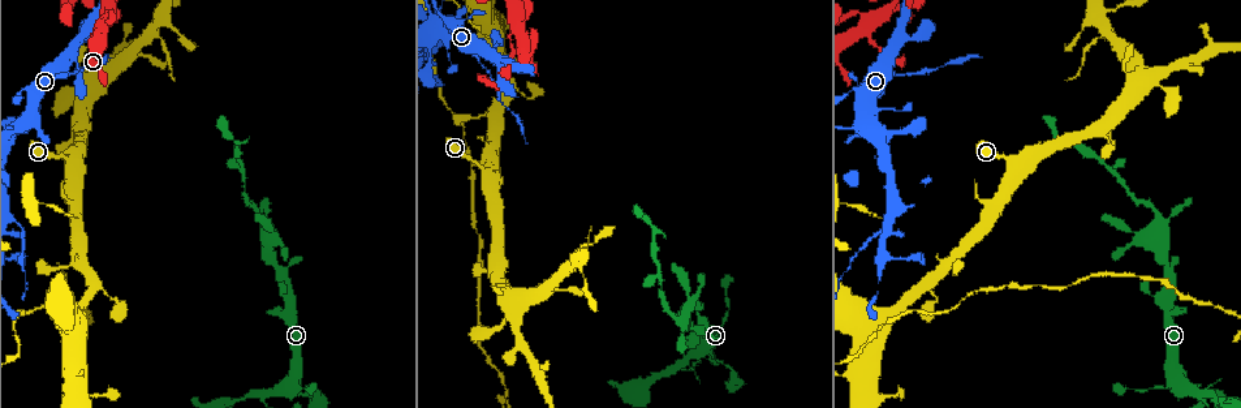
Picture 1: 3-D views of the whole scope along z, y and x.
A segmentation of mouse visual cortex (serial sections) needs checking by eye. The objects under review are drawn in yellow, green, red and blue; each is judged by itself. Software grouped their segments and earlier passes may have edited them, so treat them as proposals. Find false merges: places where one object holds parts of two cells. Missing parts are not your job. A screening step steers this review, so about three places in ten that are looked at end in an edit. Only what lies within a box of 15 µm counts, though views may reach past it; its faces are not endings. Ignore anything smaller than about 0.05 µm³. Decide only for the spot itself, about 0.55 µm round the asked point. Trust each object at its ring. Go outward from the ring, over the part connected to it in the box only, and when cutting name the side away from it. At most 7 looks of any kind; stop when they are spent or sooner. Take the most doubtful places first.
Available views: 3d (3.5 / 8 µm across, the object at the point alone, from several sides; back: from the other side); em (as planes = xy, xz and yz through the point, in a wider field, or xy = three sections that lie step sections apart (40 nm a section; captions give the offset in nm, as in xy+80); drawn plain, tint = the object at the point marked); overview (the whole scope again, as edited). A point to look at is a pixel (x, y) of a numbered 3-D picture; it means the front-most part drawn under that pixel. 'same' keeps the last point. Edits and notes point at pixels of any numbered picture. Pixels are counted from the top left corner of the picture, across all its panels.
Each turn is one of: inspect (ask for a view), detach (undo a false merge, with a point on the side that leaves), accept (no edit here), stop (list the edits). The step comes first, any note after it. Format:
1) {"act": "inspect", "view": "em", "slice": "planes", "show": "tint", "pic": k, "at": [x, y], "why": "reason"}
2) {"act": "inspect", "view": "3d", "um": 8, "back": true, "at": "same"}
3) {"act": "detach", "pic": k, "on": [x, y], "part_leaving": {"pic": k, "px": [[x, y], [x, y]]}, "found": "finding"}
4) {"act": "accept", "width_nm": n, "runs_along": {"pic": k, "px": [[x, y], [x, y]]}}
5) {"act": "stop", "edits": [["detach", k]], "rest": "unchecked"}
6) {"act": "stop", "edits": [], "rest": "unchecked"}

{"act": "inspect", "view": "3d", "um": 8, "pic": 1, "at": [888, 223], "why": "small branch off a trunk"}

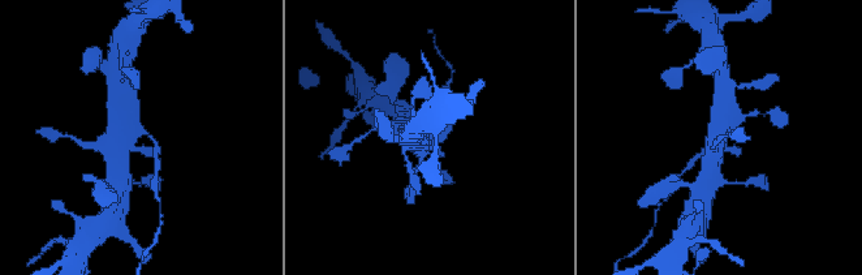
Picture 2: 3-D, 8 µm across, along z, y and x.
{"act": "inspect", "view": "em", "slice": "xy", "step": 3, "show": "tint", "pic": 2, "at": [439, 139]}

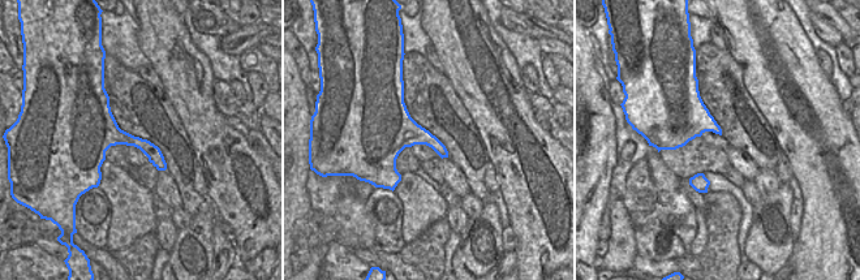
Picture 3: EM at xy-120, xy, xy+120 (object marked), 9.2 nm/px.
{"act": "detach", "pic": 2, "on": [692, 162], "found": "two cells meet here"}

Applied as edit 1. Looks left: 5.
{"act": "inspect", "view": "overview", "why": "see it whole again"}

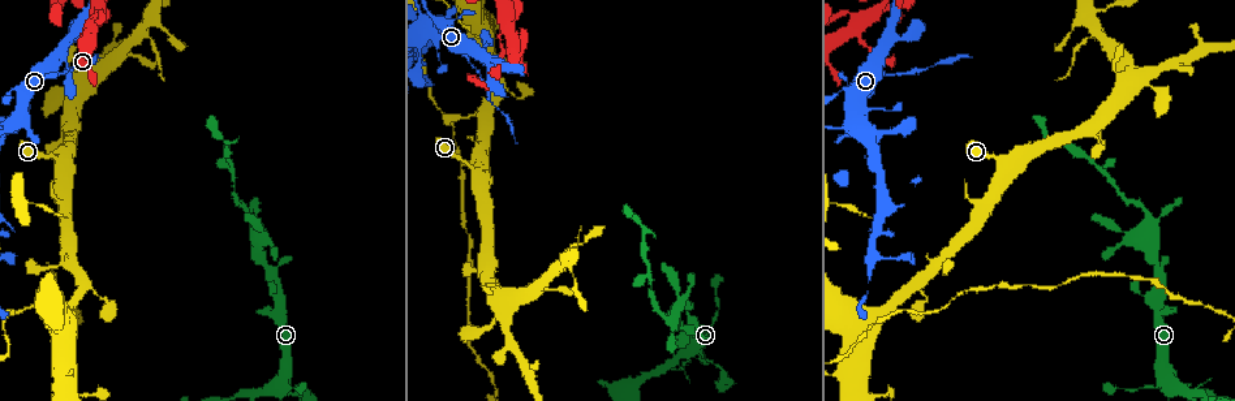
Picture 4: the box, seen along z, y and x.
{"act": "inspect", "view": "3d", "um": 3.5, "pic": 4, "at": [893, 75], "why": "calibre changes"}

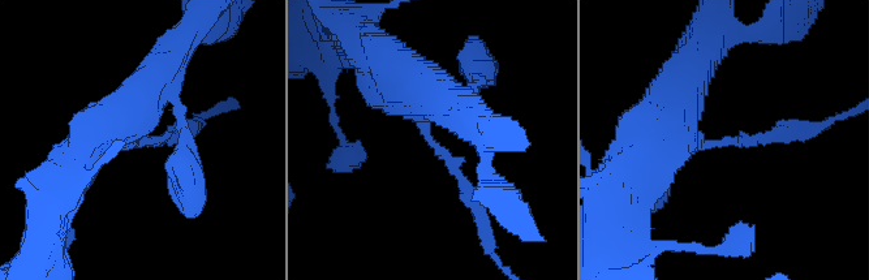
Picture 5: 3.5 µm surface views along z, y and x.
{"act": "inspect", "view": "em", "slice": "planes", "show": "tint", "pic": 5, "at": [138, 142], "arm_widths_nm": [150, 500]}

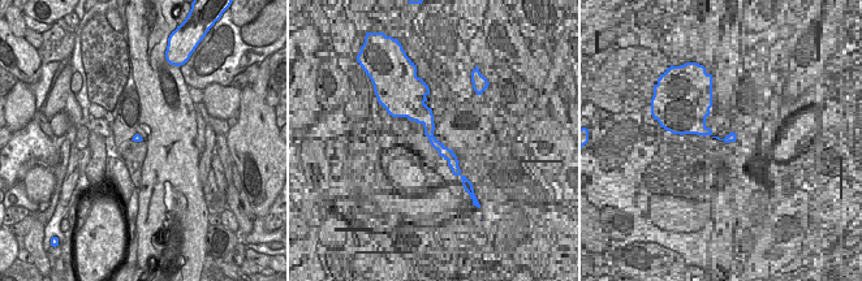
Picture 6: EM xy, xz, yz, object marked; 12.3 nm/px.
{"act": "detach", "pic": 5, "on": [765, 140], "part_leaving": {"pic": 5, "px": [[730, 140], [811, 132], [830, 123]]}, "found": "a second cell is stuck on"}

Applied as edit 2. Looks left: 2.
{"act": "inspect", "view": "3d", "um": 3.5, "pic": 4, "at": [856, 34], "why": "four-way junction"}

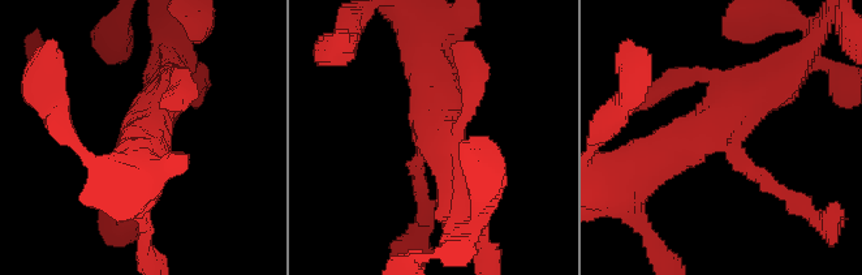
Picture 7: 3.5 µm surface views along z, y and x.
{"act": "accept", "arm_widths_nm": [200, 200, 450, 500], "runs_along": {"pic": 7, "px": [[130, 190], [130, 154], [171, 78]]}, "found": "continuous, no second cell"}

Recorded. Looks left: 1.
{"act": "stop", "edits": [["detach", 2], ["detach", 5]], "rest": "unchecked"}

